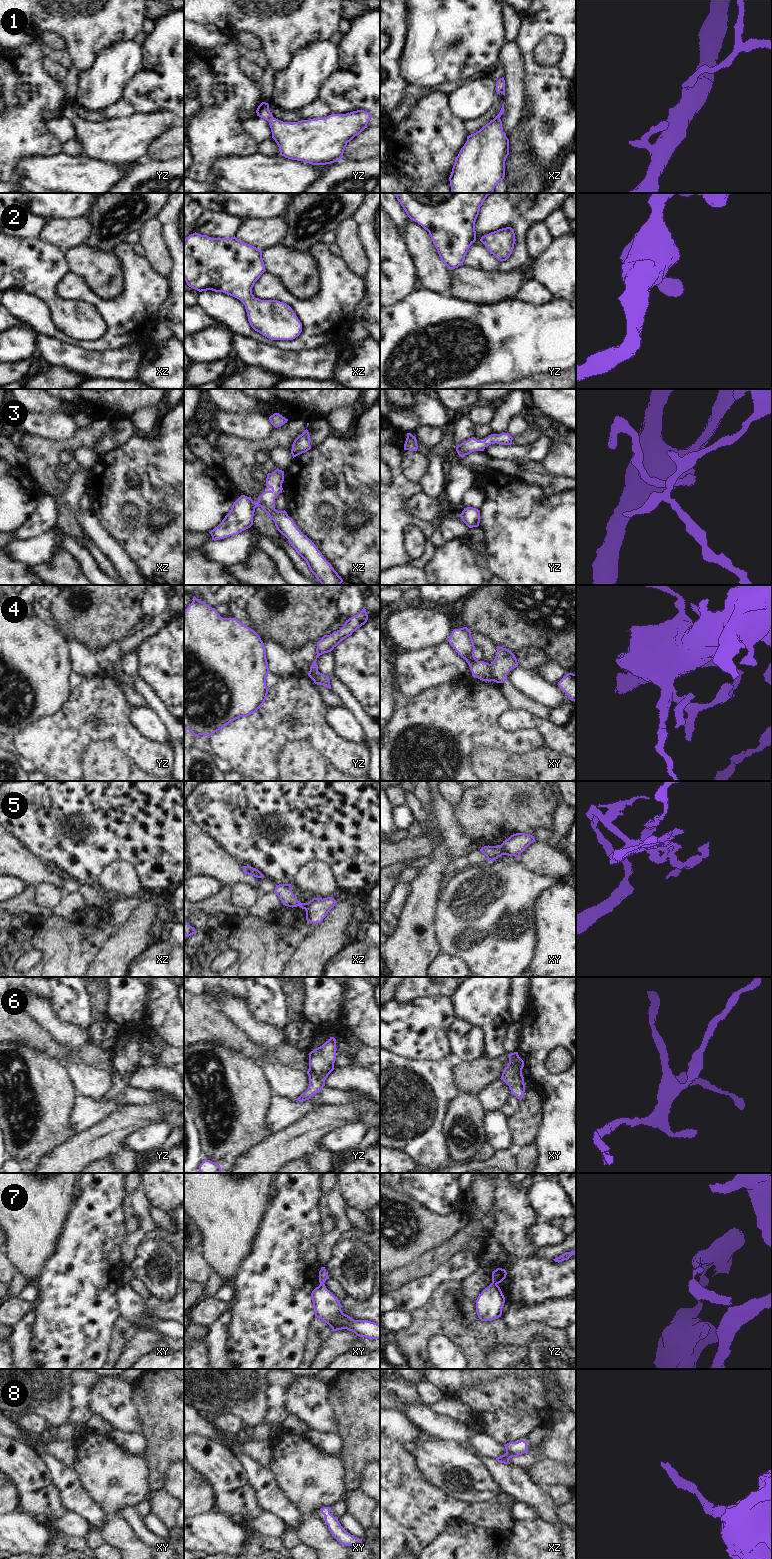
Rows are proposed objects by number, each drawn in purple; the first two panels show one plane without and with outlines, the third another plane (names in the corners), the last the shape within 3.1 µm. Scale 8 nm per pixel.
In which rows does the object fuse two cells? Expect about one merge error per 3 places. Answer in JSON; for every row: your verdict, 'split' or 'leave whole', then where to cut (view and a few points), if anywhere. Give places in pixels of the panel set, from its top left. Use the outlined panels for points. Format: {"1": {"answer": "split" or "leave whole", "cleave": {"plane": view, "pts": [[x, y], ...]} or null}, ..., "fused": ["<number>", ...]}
{"1": {"answer": "leave whole", "cleave": null}, "2": {"answer": "leave whole", "cleave": null}, "3": {"answer": "leave whole", "cleave": null}, "4": {"answer": "split", "cleave": {"plane": "xy", "pts": [[489, 664], [493, 680]]}}, "5": {"answer": "split", "cleave": {"plane": "xy", "pts": [[501, 844], [503, 854]]}}, "6": {"answer": "leave whole", "cleave": null}, "7": {"answer": "split", "cleave": {"plane": "yz", "pts": [[492, 1281], [496, 1284]]}}, "8": {"answer": "leave whole", "cleave": null}, "fused": ["4", "5", "7"]}

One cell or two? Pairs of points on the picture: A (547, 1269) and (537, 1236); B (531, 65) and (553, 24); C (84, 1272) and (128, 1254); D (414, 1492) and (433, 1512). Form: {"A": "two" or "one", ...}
{"A": "two", "B": "one", "C": "two", "D": "one"}

